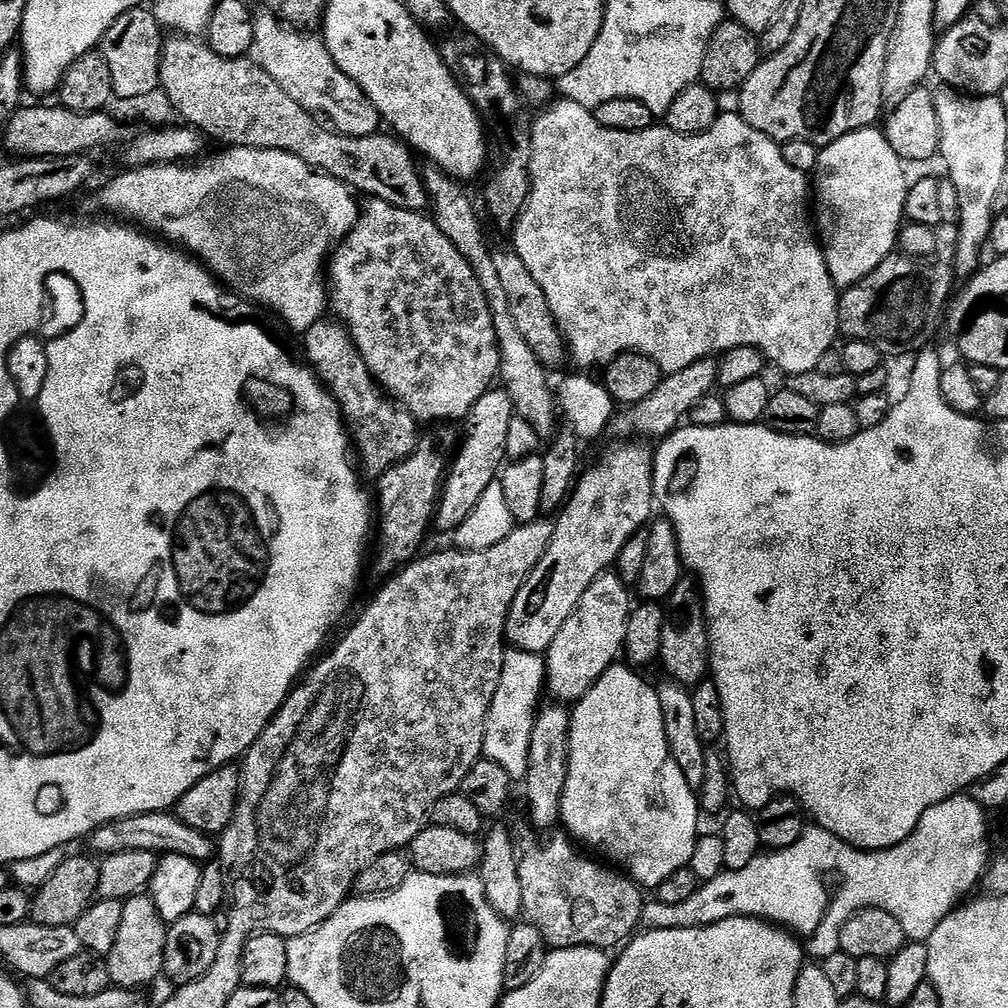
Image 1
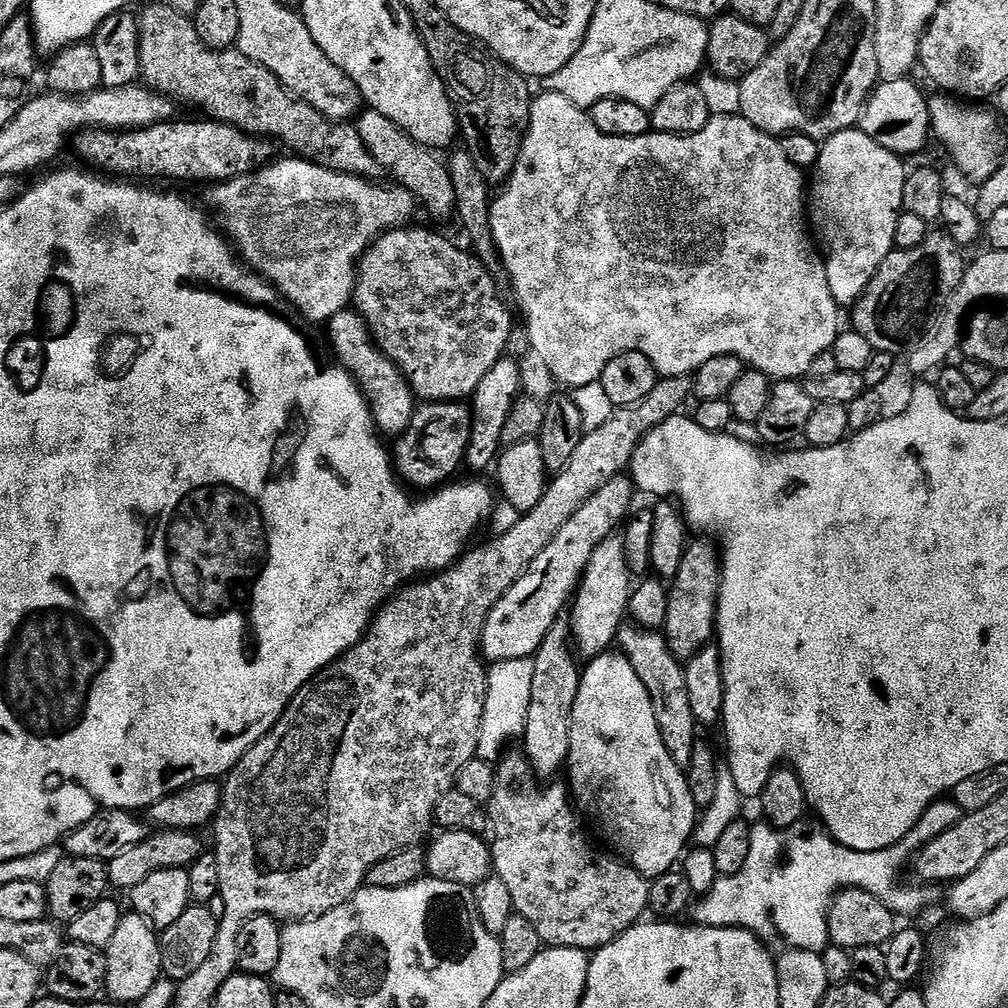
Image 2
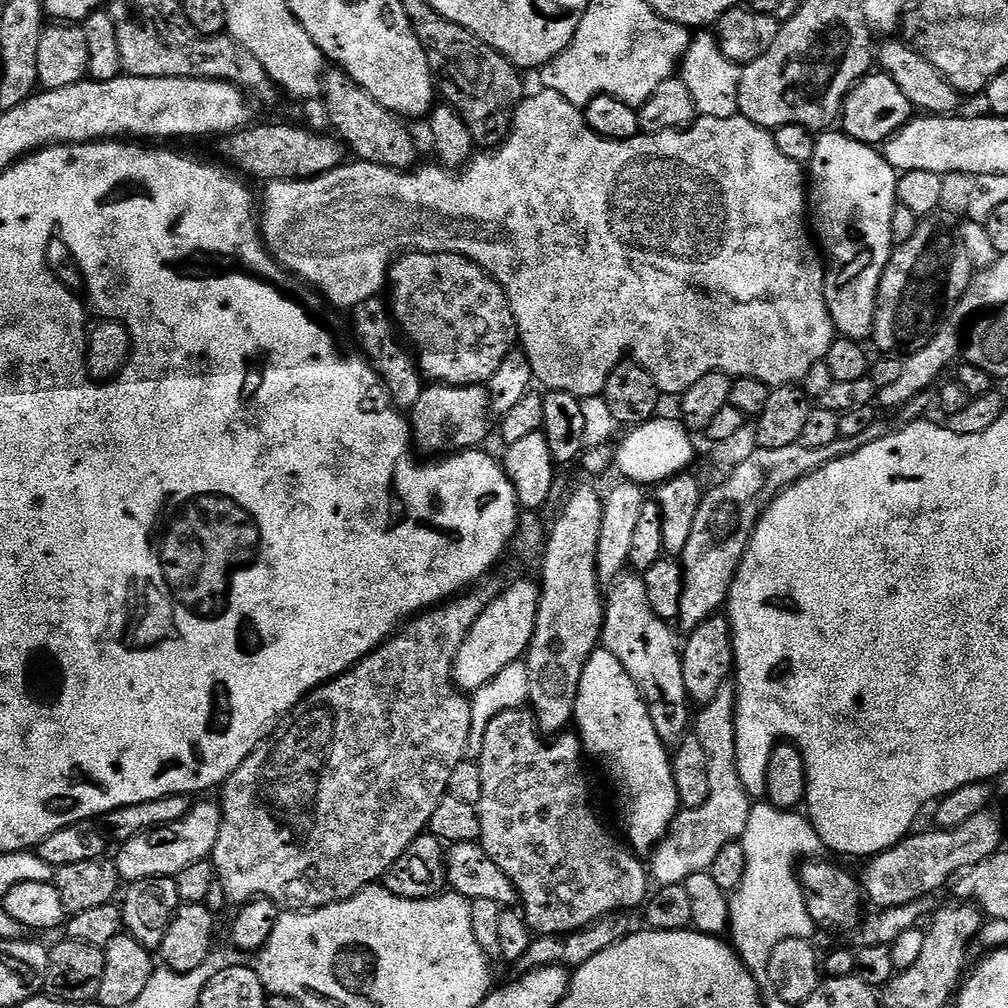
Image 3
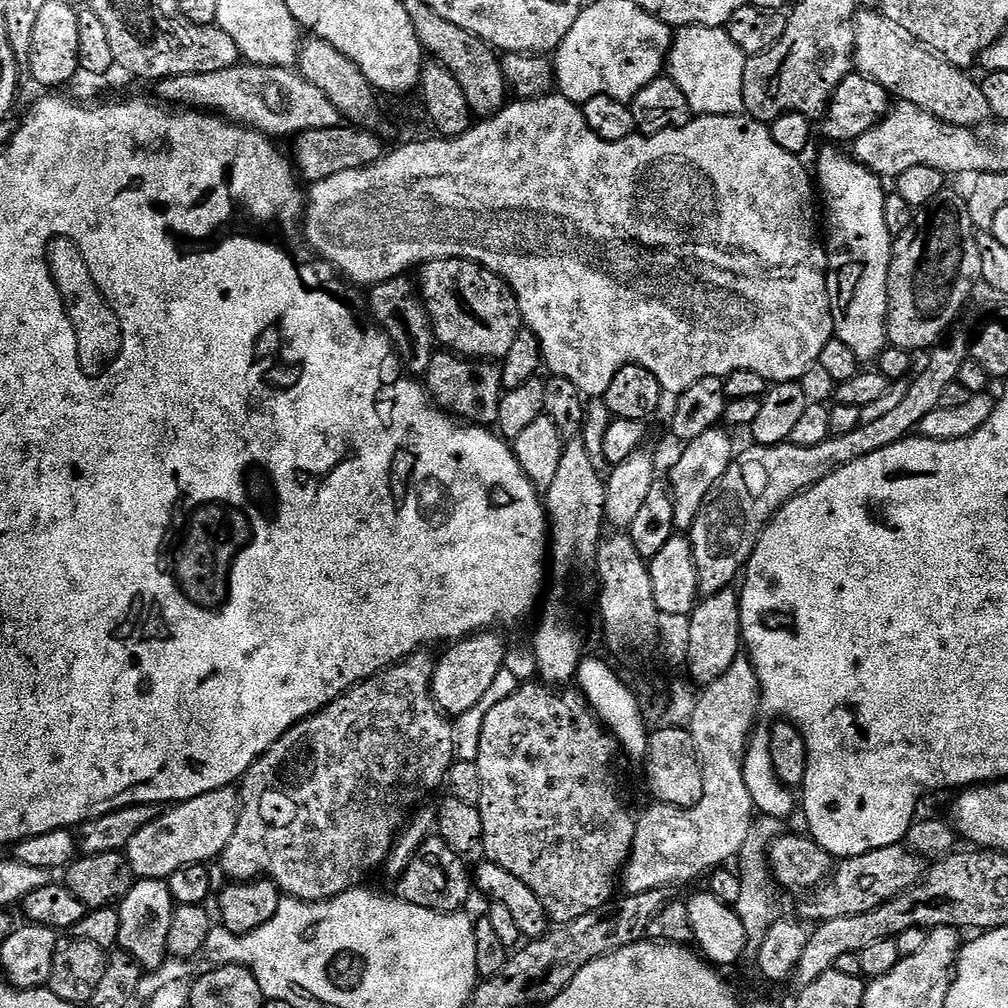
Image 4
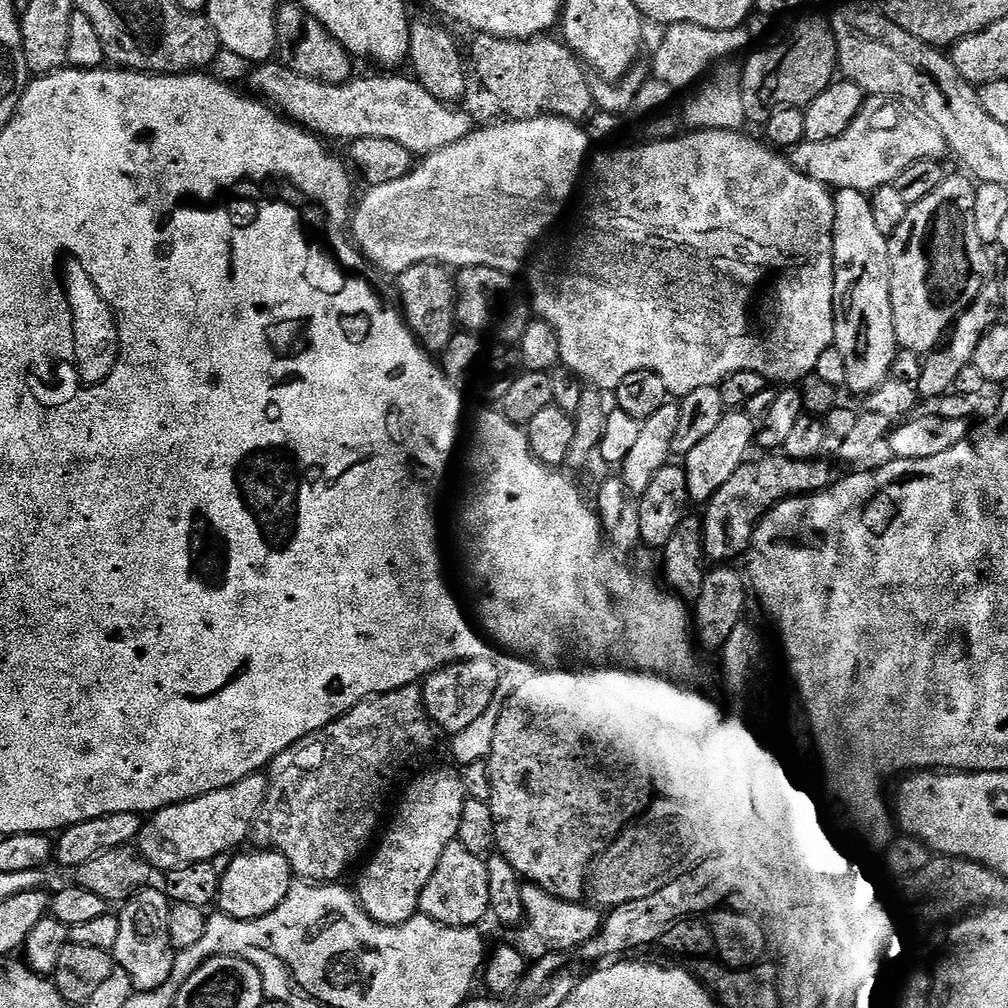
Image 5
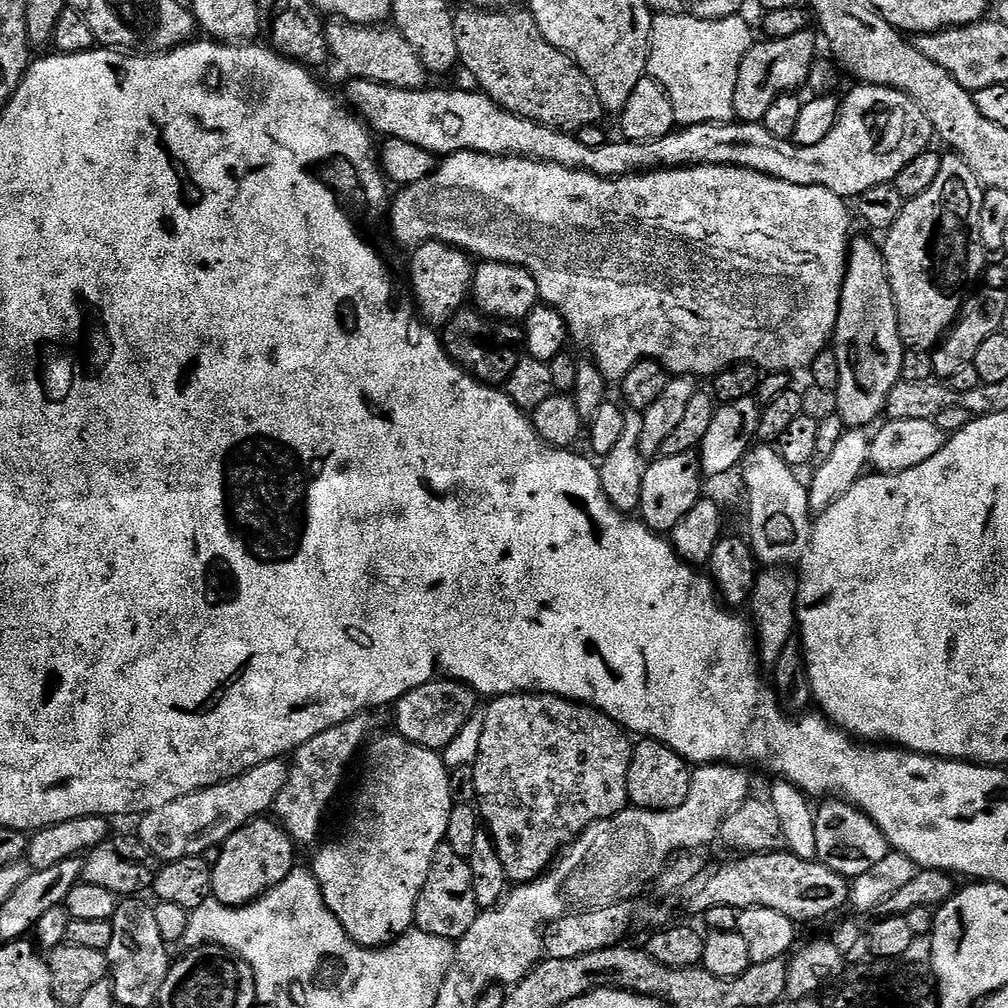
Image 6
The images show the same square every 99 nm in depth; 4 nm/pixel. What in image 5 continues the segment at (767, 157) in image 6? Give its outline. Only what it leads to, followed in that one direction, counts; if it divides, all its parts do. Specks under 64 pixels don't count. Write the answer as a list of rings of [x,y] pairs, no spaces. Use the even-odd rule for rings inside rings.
[[[260,62],[253,68],[256,69],[249,74],[247,87],[259,99],[267,102],[293,124],[299,124],[329,141],[332,139],[351,142],[358,138],[390,138],[393,142],[406,146],[406,150],[410,150],[417,157],[423,158],[429,152],[436,152],[442,146],[460,140],[470,131],[468,116],[460,109],[462,107],[434,98],[424,86],[408,74],[405,76],[392,76],[396,74],[364,76],[361,80],[359,78],[347,80],[345,84],[327,84],[321,80],[306,78],[279,62]],[[869,95],[858,118],[846,126],[838,138],[830,142],[805,142],[791,149],[792,165],[806,178],[823,184],[829,190],[850,188],[871,194],[884,184],[895,184],[898,174],[906,166],[914,166],[919,160],[934,160],[943,157],[949,146],[939,129],[919,111],[898,99],[885,99]]]

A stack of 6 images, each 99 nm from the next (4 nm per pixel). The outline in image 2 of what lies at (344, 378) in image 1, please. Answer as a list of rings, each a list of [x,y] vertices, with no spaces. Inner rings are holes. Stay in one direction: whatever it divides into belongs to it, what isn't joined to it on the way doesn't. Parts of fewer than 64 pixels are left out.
[[[355,307],[343,308],[334,318],[326,322],[328,340],[332,343],[330,349],[335,363],[345,368],[355,378],[357,386],[368,401],[368,408],[372,411],[372,420],[376,424],[376,431],[385,437],[398,438],[410,426],[410,418],[414,418],[418,407],[418,397],[412,392],[412,387],[390,358],[372,339],[372,332]]]

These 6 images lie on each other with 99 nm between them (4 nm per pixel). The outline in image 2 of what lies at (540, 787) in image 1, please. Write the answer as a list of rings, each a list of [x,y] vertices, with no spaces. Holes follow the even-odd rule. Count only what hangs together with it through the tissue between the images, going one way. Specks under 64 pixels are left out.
[[[561,618],[557,620],[554,627],[546,634],[546,638],[542,642],[542,646],[538,646],[536,655],[531,657],[534,662],[534,687],[530,689],[530,710],[526,710],[526,730],[524,731],[522,737],[522,755],[528,759],[528,765],[532,767],[532,771],[536,773],[537,777],[541,781],[548,782],[553,778],[559,777],[561,775],[562,769],[568,763],[568,755],[570,754],[570,726],[572,725],[572,715],[574,714],[574,702],[578,698],[578,686],[580,685],[580,674],[582,671],[581,665],[576,665],[576,660],[578,661],[577,653],[574,651],[574,641],[572,639],[572,630],[567,619]]]

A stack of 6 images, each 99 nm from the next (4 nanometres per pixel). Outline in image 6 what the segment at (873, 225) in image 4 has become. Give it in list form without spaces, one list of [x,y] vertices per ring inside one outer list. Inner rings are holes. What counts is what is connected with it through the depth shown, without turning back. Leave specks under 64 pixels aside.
[[[872,240],[851,241],[848,250],[848,273],[844,275],[838,310],[834,351],[838,358],[838,386],[834,393],[835,411],[844,419],[848,428],[864,428],[872,423],[875,425],[881,419],[890,390],[901,379],[902,358],[906,351],[898,330],[892,287],[888,281],[888,269],[884,266],[884,254],[877,241],[876,244]]]

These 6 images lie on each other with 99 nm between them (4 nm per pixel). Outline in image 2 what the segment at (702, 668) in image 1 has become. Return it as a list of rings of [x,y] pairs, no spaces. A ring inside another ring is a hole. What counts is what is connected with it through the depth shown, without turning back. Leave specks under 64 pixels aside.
[[[696,538],[682,554],[678,574],[670,581],[666,622],[662,629],[664,640],[677,660],[687,662],[707,644],[713,643],[716,634],[716,607],[720,601],[720,558],[722,552],[711,539]]]

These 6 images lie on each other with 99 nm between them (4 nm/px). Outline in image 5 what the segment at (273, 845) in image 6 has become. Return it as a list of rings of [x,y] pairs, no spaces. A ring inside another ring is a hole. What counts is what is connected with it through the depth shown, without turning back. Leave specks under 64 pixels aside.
[[[271,850],[241,851],[233,855],[220,872],[220,885],[216,891],[215,907],[234,920],[257,920],[270,914],[292,888],[294,877],[286,857]]]

